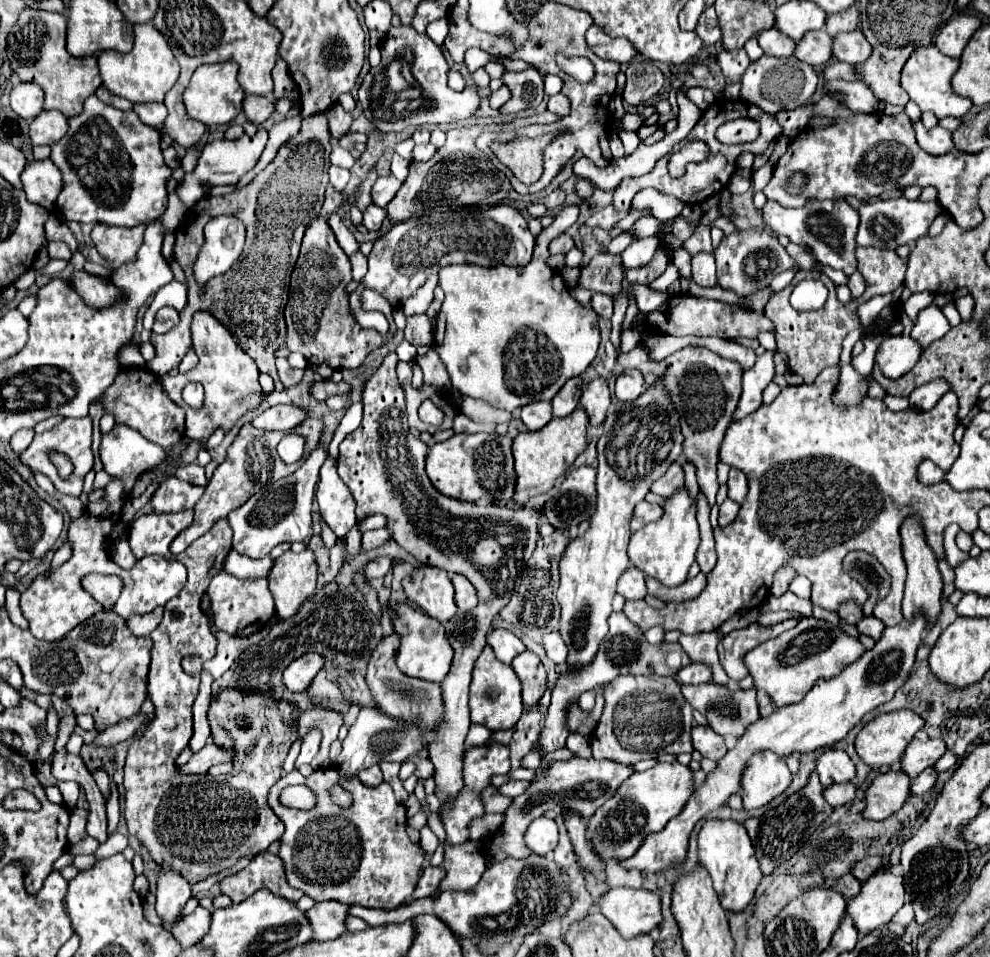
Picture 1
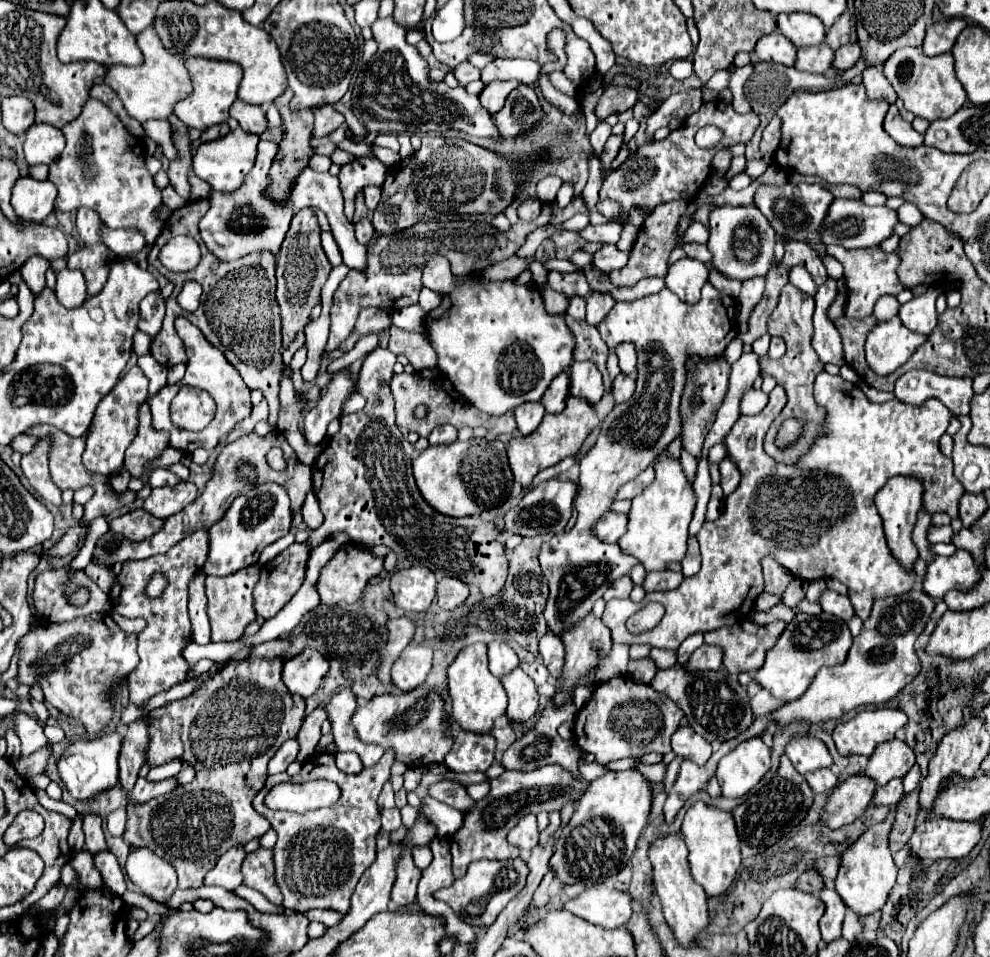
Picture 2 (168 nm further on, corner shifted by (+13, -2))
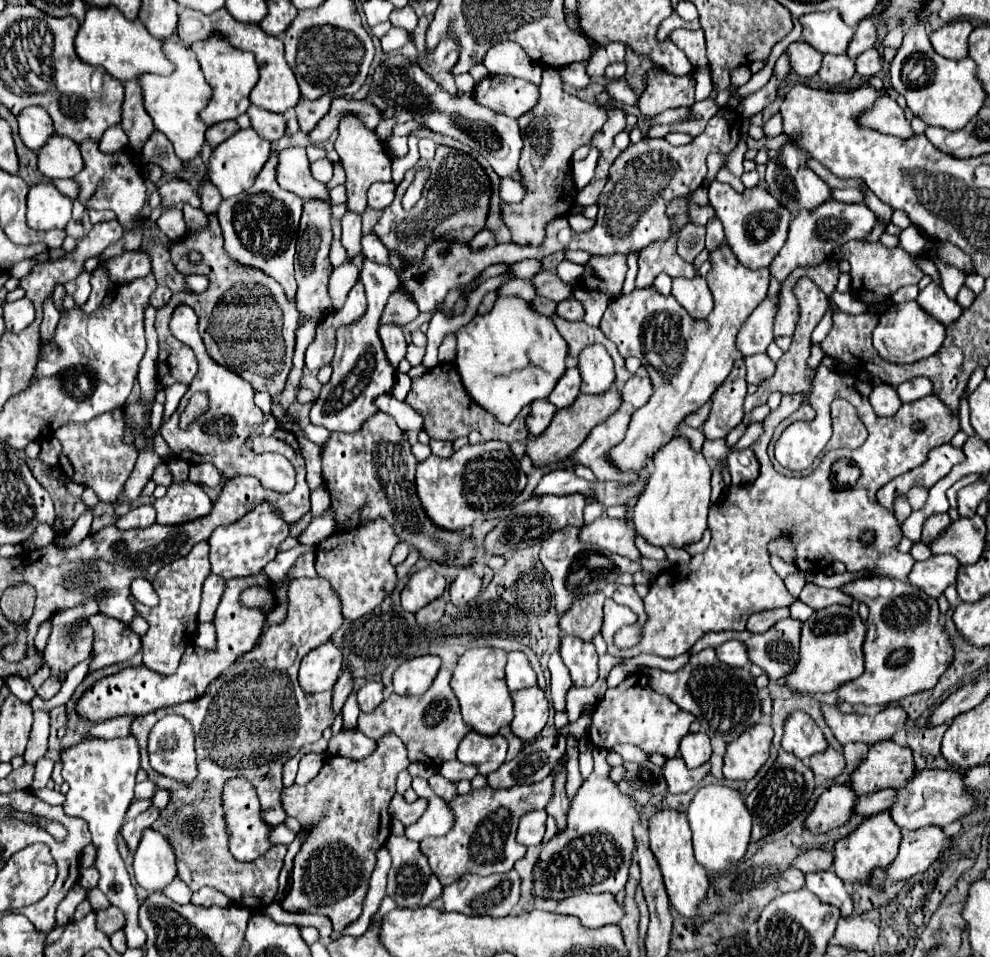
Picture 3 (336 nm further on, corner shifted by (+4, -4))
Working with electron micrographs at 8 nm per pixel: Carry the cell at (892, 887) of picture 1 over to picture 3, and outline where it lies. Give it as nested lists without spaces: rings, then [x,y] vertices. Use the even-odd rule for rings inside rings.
[[[879,812],[877,816],[863,818],[863,822],[851,834],[847,834],[835,842],[833,872],[841,880],[867,884],[869,872],[873,872],[873,868],[893,862],[893,856],[897,856],[899,842],[901,842],[901,830],[893,824],[893,820],[889,820],[889,812]]]

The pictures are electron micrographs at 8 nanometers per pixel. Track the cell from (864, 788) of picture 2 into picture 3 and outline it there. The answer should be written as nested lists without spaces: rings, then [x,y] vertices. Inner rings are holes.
[[[833,784],[815,802],[811,814],[805,818],[805,828],[813,834],[823,834],[845,824],[853,812],[857,796],[849,792],[849,786]]]

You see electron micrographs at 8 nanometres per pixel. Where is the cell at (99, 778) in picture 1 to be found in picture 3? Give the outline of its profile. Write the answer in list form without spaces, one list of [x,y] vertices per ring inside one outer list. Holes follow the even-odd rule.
[[[41,788],[41,790],[33,790],[33,794],[35,794],[37,798],[41,798],[43,802],[51,804],[51,806],[55,806],[55,804],[63,804],[63,800],[65,800],[65,796],[63,796],[61,792],[53,790],[53,788]]]

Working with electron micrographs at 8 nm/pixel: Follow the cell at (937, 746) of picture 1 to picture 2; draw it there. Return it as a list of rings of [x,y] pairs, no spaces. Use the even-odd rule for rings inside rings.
[[[892,740],[876,748],[866,766],[866,774],[874,778],[878,786],[886,786],[892,778],[906,776],[906,772],[914,766],[914,762],[916,762],[914,750],[906,742]]]

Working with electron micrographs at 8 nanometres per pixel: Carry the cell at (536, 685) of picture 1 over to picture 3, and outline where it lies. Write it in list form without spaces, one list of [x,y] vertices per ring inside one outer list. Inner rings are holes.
[[[539,686],[525,688],[521,692],[513,692],[513,710],[515,718],[511,722],[511,730],[523,742],[531,742],[539,736],[539,732],[547,724],[547,698]]]

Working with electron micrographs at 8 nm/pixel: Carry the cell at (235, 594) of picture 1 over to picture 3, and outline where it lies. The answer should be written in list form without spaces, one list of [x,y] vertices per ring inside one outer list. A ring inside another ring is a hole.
[[[261,572],[257,576],[233,578],[227,582],[225,594],[223,594],[221,604],[215,612],[217,644],[213,650],[205,650],[205,648],[191,644],[185,650],[177,672],[171,676],[157,674],[145,666],[131,666],[131,668],[119,670],[117,674],[105,676],[101,680],[97,680],[89,690],[83,692],[83,696],[75,704],[75,712],[89,722],[103,722],[103,720],[117,718],[117,716],[145,716],[145,714],[155,712],[159,708],[175,706],[175,704],[189,702],[189,700],[203,696],[207,686],[213,682],[213,678],[217,678],[239,656],[243,656],[247,650],[251,650],[263,632],[265,616],[253,608],[245,608],[239,602],[241,592],[253,584],[269,584],[269,578],[265,576],[265,572]]]

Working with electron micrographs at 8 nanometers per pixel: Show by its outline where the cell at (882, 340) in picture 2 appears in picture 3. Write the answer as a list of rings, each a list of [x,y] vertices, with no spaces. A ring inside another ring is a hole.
[[[915,300],[893,304],[887,310],[897,310],[895,318],[889,324],[883,324],[883,314],[881,314],[879,324],[873,330],[873,346],[883,360],[889,360],[893,364],[911,364],[921,358],[929,358],[941,348],[945,340],[945,326],[931,314],[927,314]]]

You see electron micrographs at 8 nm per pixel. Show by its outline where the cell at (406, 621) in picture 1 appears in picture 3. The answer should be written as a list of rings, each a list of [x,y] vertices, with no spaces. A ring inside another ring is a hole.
[[[417,656],[393,672],[393,688],[401,696],[421,696],[435,680],[441,666],[439,656]]]

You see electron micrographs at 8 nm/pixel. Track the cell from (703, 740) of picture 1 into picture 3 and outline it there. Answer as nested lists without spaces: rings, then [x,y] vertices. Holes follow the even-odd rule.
[[[703,732],[687,734],[687,736],[681,740],[679,752],[681,752],[681,758],[685,760],[685,764],[687,764],[689,768],[697,768],[697,766],[705,764],[705,762],[711,758],[709,736],[703,734]]]

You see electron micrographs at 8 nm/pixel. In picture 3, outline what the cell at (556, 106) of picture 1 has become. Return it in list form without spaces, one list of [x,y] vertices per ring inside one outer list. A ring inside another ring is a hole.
[[[499,42],[495,44],[485,60],[485,68],[489,74],[503,74],[503,76],[517,76],[525,80],[533,80],[533,84],[541,84],[541,66],[525,54],[519,44],[513,42]]]

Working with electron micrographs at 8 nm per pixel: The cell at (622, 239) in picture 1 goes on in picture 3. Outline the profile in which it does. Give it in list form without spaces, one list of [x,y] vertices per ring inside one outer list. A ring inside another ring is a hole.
[[[563,260],[563,262],[557,266],[557,276],[559,276],[565,284],[575,286],[575,284],[579,284],[579,280],[581,280],[581,268],[583,268],[583,266],[579,266],[579,264],[573,264],[573,262]]]

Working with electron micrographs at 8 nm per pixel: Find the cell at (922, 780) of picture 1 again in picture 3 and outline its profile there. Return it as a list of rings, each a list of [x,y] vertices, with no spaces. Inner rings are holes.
[[[885,788],[879,792],[871,792],[865,796],[859,796],[855,802],[855,814],[863,814],[863,816],[873,816],[877,812],[883,812],[889,808],[889,804],[893,804],[893,788]]]

